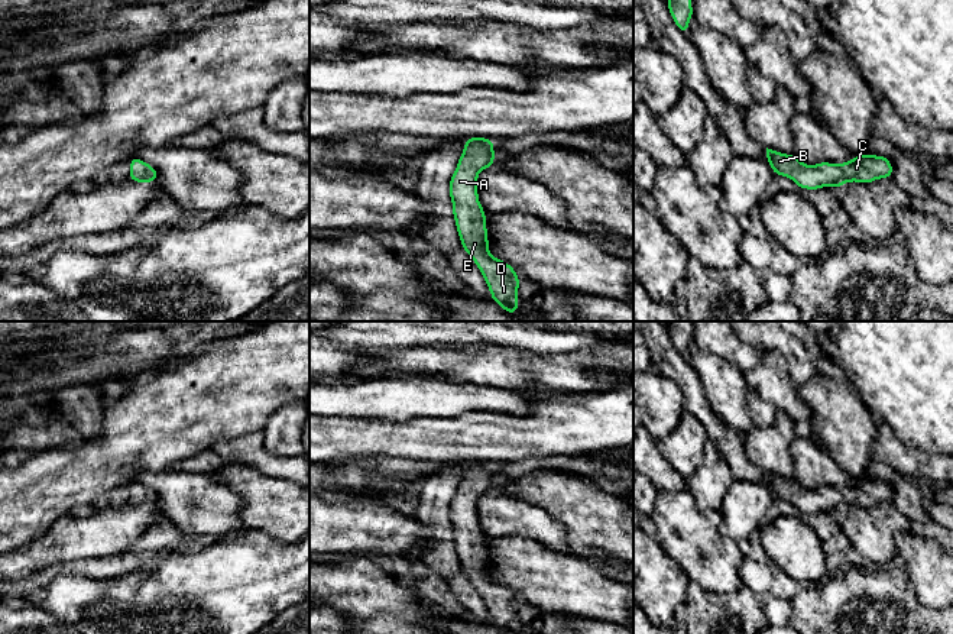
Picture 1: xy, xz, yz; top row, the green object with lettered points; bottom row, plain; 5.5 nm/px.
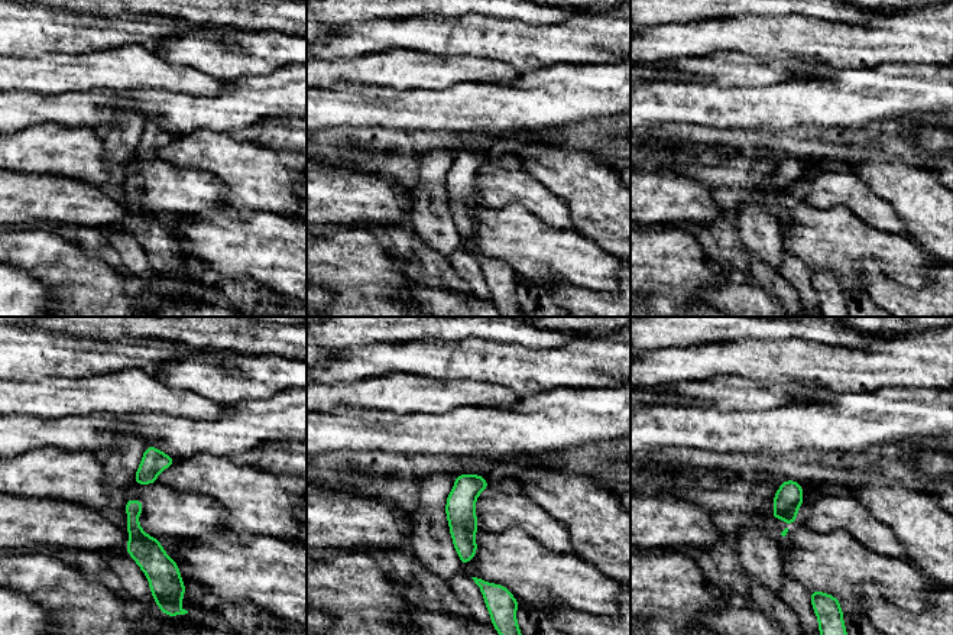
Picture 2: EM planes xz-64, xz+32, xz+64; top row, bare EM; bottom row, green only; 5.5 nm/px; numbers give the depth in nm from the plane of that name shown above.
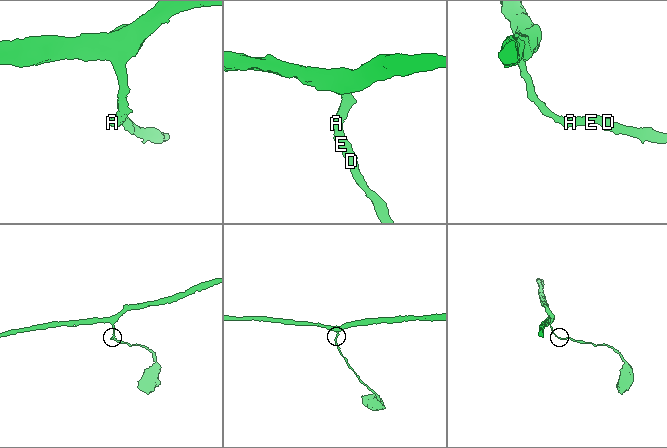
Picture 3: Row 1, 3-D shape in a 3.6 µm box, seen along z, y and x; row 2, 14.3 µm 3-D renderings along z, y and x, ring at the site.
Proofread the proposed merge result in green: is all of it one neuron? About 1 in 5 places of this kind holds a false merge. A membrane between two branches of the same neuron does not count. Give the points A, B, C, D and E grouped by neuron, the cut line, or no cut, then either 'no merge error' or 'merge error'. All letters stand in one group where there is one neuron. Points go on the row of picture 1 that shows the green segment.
A B C D E; no cut; no merge error

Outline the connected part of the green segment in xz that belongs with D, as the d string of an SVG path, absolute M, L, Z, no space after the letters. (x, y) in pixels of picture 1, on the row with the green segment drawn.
M486 138L466 139L463 153L450 179L450 200L454 204L453 217L461 248L479 266L492 300L509 314L515 314L519 308L519 276L509 263L490 255L486 213L477 194L479 172L493 166L495 162L493 146L495 142Z

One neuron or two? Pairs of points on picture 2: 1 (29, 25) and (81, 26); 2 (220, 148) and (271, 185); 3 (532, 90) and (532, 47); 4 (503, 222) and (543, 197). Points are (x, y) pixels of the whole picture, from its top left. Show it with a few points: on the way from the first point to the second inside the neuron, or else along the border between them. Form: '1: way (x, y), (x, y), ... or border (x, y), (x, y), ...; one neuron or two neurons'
1: way (42, 26), (68, 26); one neuron
2: way (233, 161), (258, 181); one neuron
3: border (566, 62), (528, 67), (519, 71); two neurons
4: border (489, 207), (521, 204), (553, 226); two neurons

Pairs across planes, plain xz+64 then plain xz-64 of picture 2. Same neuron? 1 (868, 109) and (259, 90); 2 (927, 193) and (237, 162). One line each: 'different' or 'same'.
1: same
2: same

